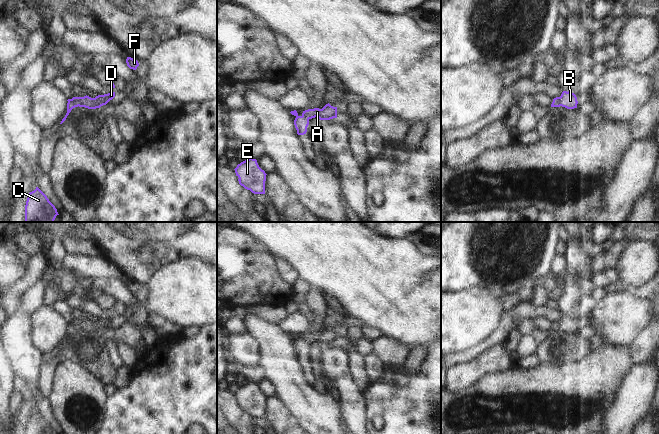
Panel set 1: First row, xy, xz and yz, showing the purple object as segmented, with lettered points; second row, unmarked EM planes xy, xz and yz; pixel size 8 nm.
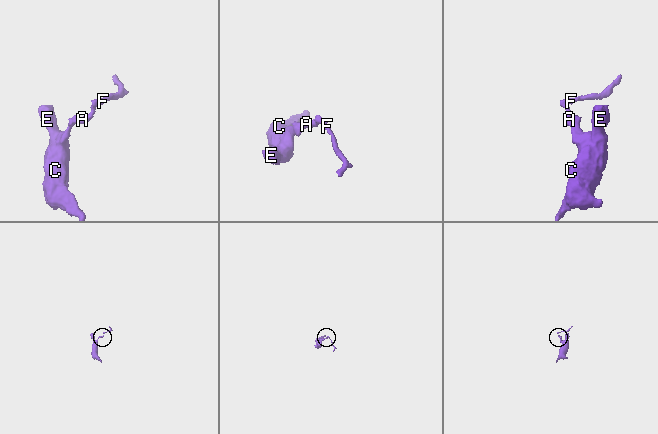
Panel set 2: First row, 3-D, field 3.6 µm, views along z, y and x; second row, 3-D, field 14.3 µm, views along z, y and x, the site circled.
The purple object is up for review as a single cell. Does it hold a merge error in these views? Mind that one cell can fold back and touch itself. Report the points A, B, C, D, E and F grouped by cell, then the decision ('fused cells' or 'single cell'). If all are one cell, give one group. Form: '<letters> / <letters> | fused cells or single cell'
A D F / B C E | fused cells

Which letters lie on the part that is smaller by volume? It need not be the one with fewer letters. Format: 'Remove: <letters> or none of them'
Remove: A, D, F

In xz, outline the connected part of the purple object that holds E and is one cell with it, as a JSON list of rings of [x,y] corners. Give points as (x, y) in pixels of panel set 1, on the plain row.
[[[249,382],[237,389],[234,393],[239,402],[239,408],[254,418],[265,418],[266,397],[256,383]]]

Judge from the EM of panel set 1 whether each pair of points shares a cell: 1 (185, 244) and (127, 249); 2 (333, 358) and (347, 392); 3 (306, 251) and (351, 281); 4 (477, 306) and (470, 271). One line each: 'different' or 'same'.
1: same
2: same
3: same
4: different

